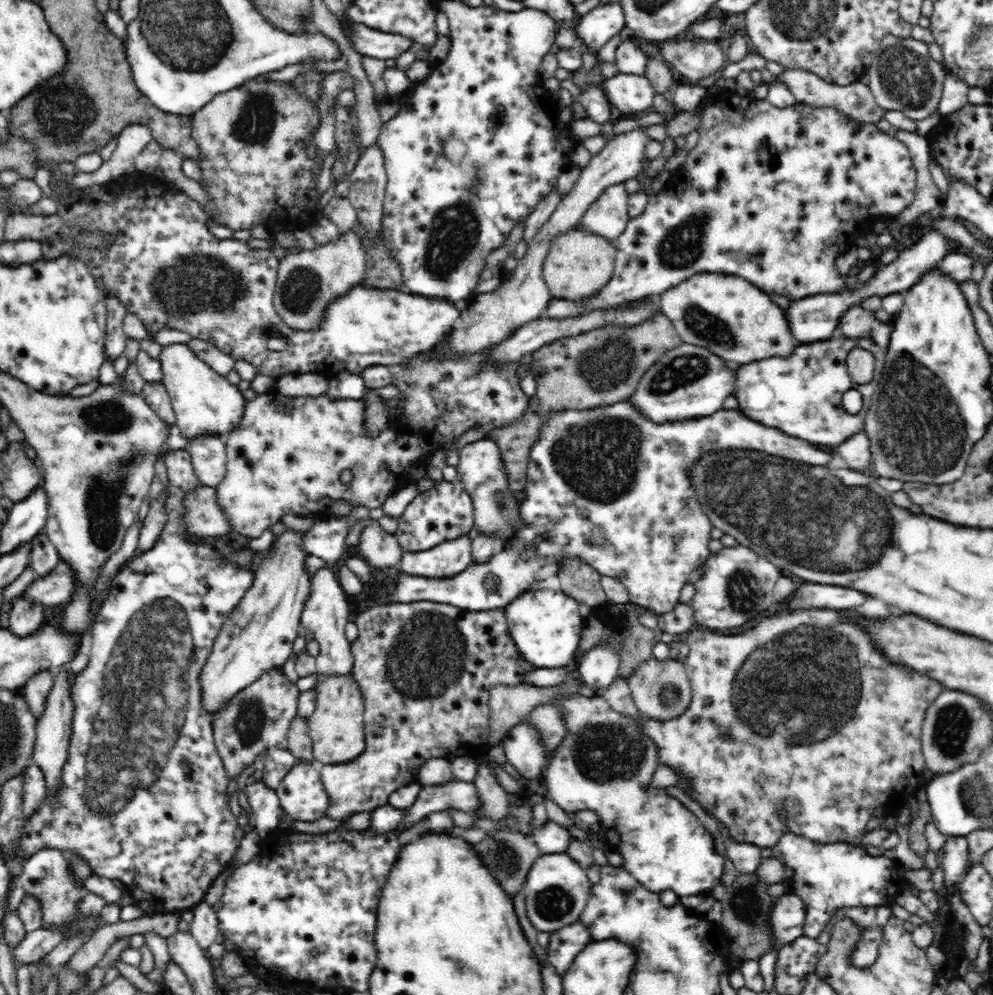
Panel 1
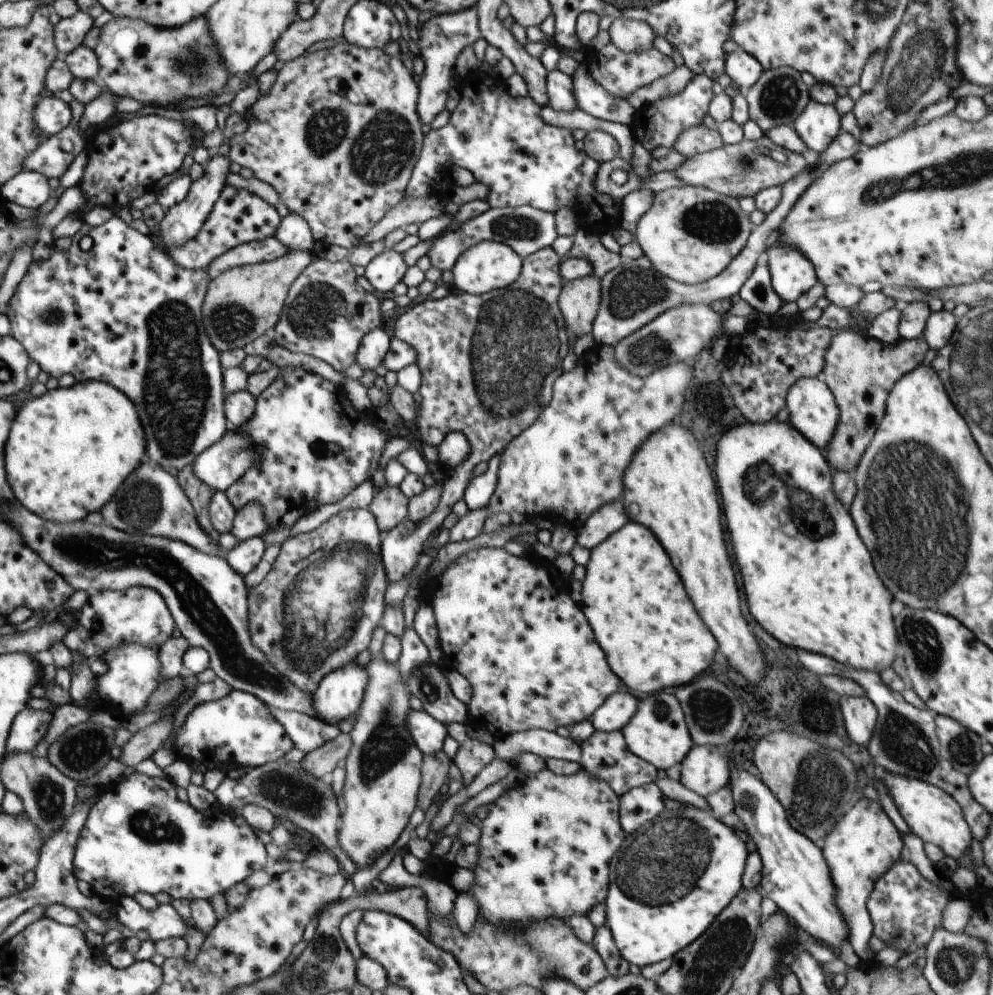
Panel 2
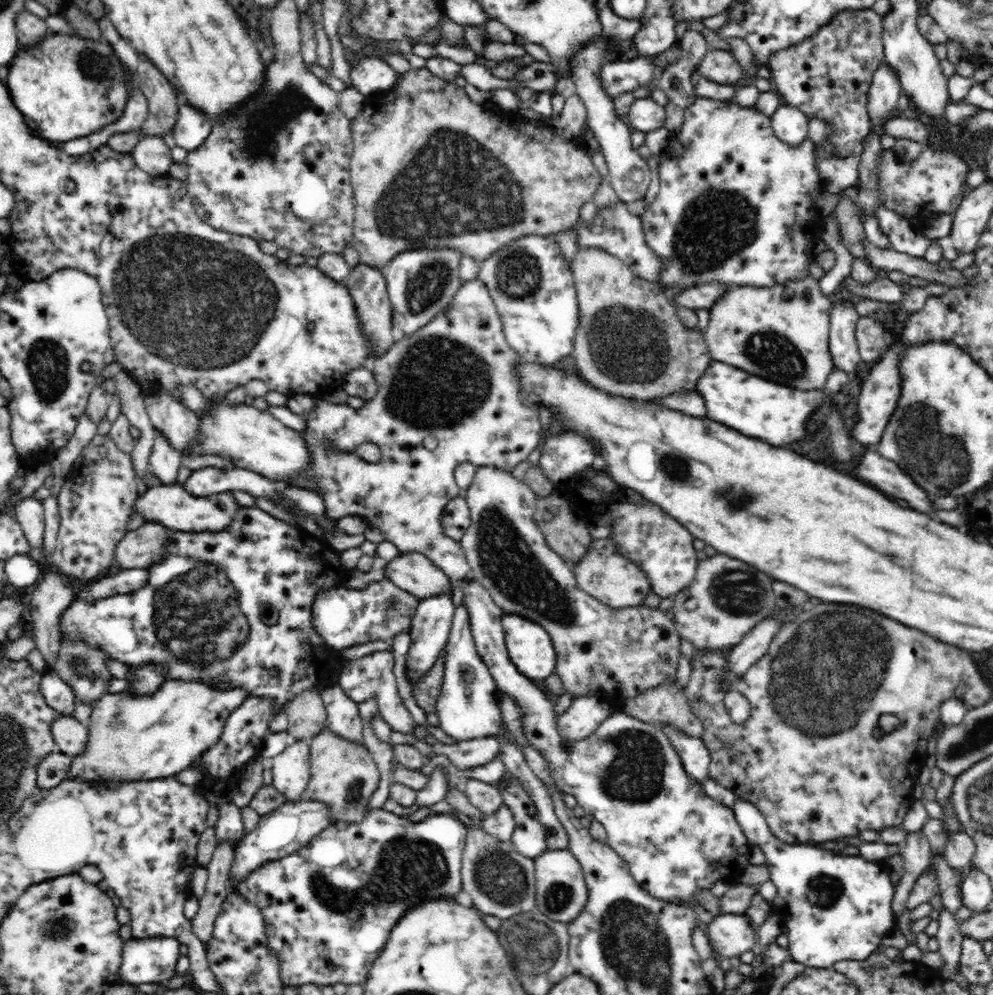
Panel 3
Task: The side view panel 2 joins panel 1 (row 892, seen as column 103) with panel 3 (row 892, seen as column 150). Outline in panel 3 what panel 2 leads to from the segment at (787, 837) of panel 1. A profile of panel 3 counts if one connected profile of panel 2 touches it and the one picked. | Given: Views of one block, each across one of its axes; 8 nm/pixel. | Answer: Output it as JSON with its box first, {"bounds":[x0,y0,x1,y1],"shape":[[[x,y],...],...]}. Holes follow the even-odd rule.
{"bounds":[732,800,895,968],"shape":[[[737,800],[732,803],[736,820],[751,845],[758,845],[763,851],[769,868],[770,880],[778,892],[771,907],[780,918],[782,930],[790,941],[788,952],[791,959],[812,968],[828,968],[840,960],[865,960],[882,942],[886,932],[892,929],[892,900],[895,886],[890,873],[882,870],[877,861],[869,861],[861,855],[841,855],[824,849],[820,844],[791,845],[782,842],[772,834],[765,815],[748,801]]]}

